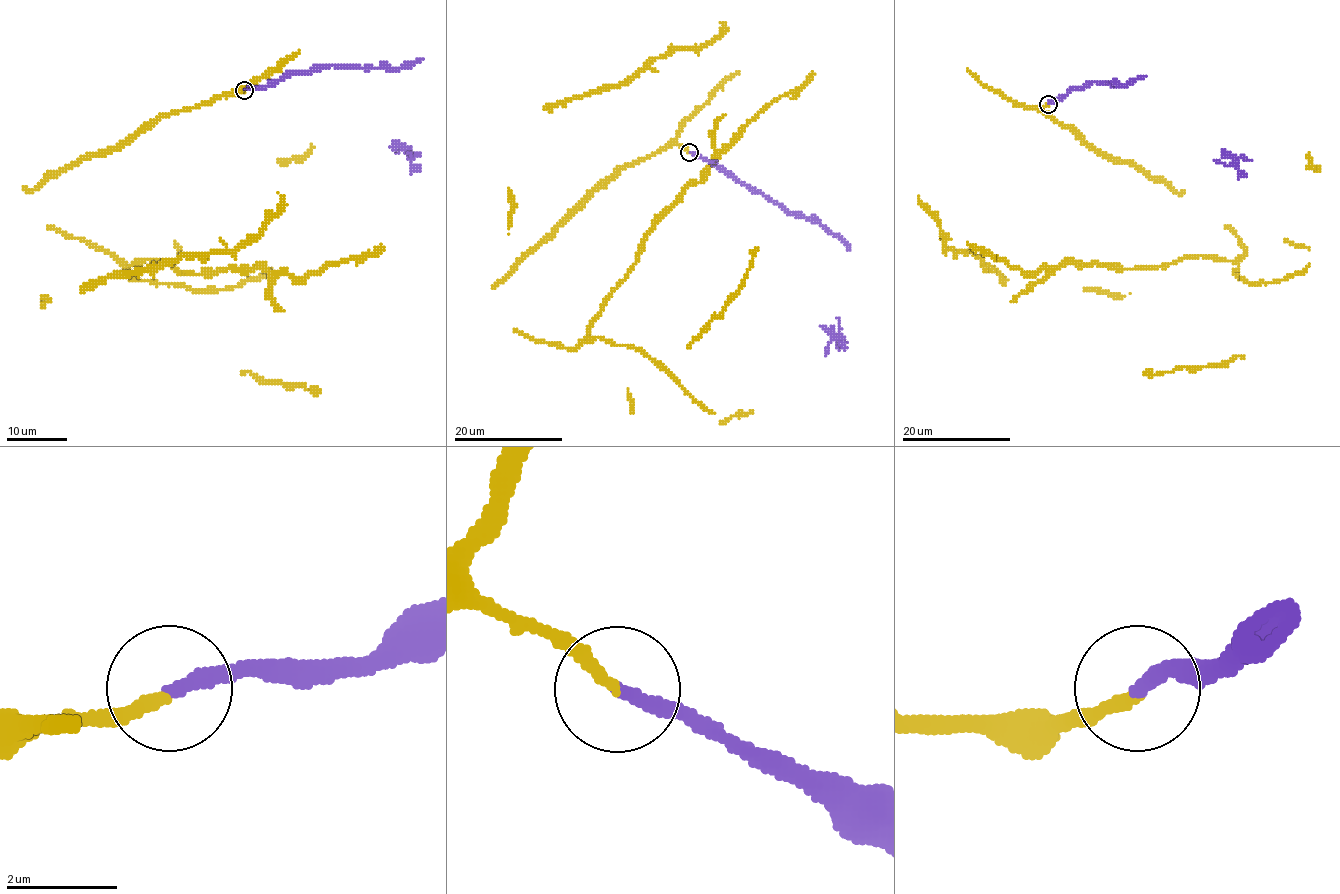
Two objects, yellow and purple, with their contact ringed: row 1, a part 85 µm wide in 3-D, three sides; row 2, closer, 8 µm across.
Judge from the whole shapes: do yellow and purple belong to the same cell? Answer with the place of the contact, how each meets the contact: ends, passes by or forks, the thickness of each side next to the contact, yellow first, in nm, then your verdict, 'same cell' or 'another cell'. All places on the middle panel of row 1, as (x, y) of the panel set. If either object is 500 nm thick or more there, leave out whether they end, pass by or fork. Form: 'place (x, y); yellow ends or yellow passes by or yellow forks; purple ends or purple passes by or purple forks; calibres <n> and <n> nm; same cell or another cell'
place (689, 152); yellow ends; purple ends; calibres 220 and 260 nm; same cell

